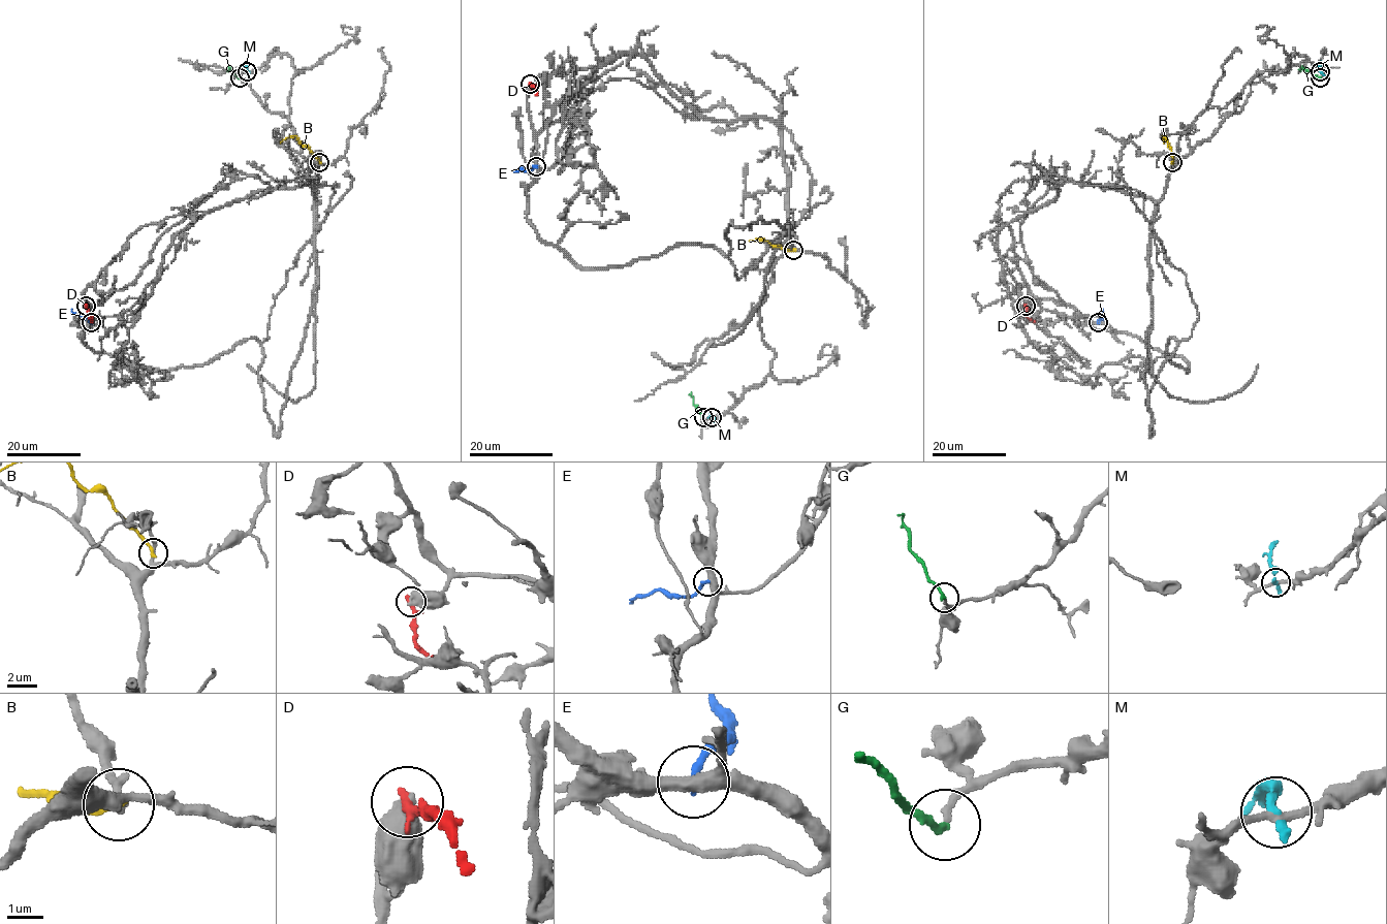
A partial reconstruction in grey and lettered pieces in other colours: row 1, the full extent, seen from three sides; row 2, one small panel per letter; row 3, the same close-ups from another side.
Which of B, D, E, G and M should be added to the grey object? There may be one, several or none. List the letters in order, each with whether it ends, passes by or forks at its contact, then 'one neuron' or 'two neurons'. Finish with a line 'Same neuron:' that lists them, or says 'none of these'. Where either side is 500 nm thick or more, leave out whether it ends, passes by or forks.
B: it ends; two neurons
D: two neurons
E: it ends; two neurons
G: it ends; one neuron
M: it ends; two neurons
Same neuron: G

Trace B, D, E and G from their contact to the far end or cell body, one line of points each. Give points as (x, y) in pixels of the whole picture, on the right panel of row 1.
B: (1172, 162), (1171, 149), (1163, 136), (1164, 142)
D: (1025, 306), (1027, 316), (1034, 321)
E: (1098, 322), (1102, 309)
G: (1320, 77), (1301, 68), (1299, 70)

